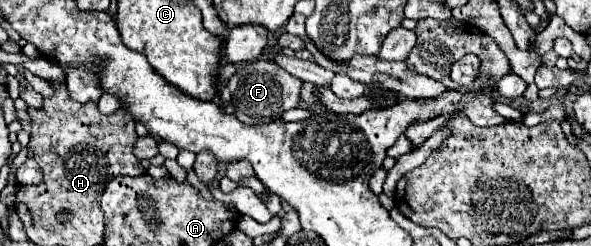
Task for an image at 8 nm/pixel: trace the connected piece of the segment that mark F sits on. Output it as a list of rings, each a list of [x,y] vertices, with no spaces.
[[[264,58],[236,66],[236,74],[228,80],[234,116],[246,124],[278,120],[286,110],[296,108],[300,104],[300,88],[302,88],[300,78],[282,70],[276,62]]]

